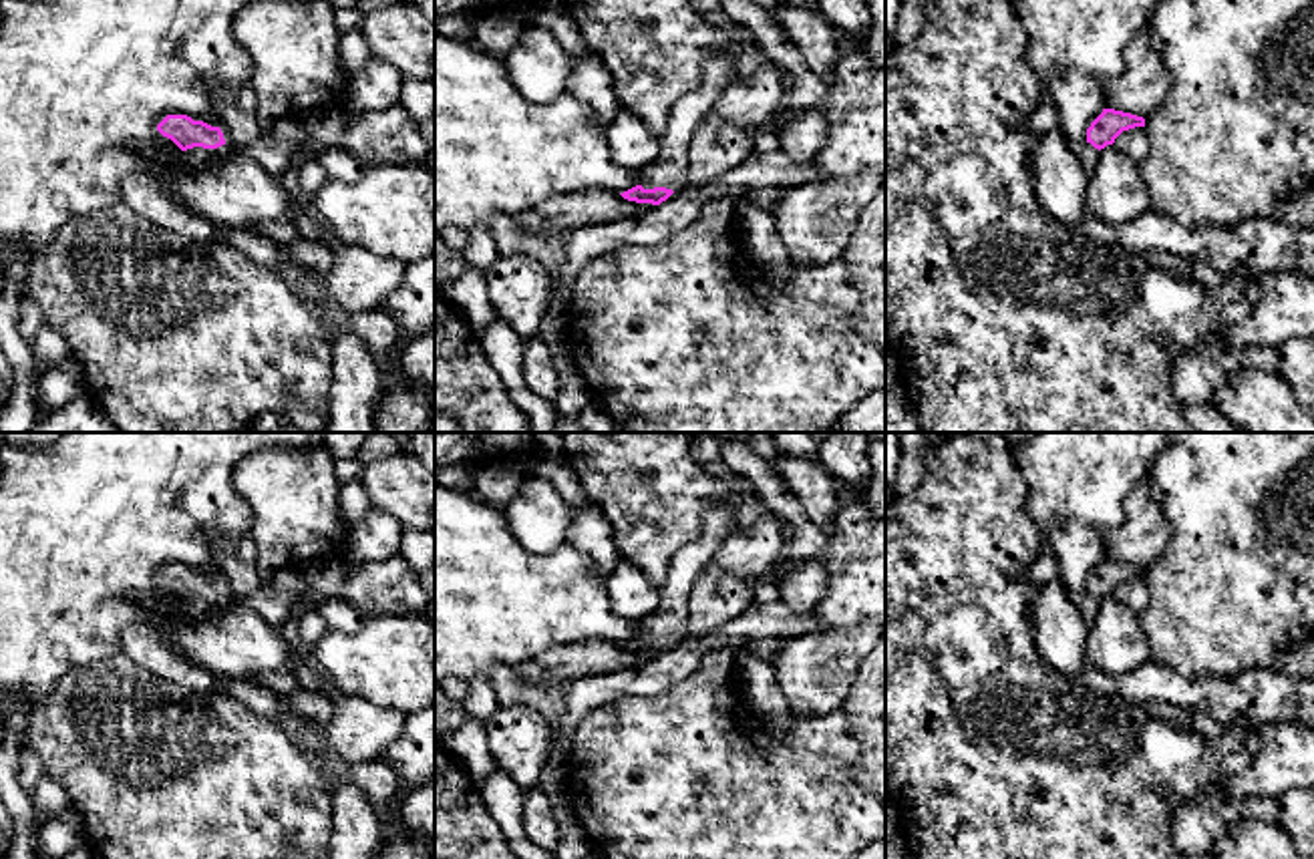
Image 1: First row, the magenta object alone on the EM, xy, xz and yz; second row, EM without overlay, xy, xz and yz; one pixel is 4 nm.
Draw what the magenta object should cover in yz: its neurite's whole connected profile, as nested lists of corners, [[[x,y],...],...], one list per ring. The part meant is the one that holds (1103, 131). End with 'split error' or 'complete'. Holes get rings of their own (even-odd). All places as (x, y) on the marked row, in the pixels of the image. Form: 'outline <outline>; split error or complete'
outline [[[1103,109],[1103,113],[1087,129],[1087,139],[1081,143],[1071,143],[1071,147],[1083,167],[1093,171],[1099,161],[1099,151],[1113,145],[1123,131],[1135,127],[1145,127],[1145,119],[1115,109]]]; split error

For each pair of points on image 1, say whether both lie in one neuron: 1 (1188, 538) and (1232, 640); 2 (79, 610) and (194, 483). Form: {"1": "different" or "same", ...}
{"1": "same", "2": "same"}

